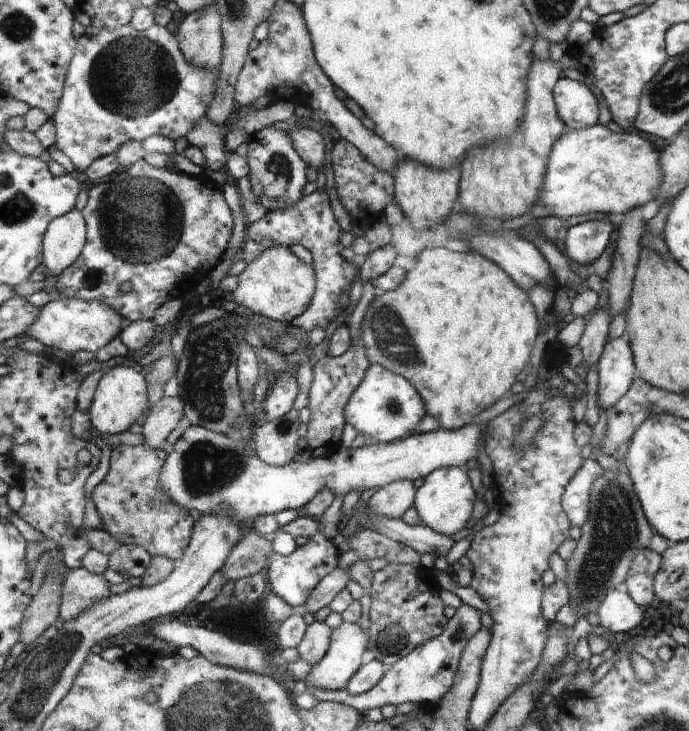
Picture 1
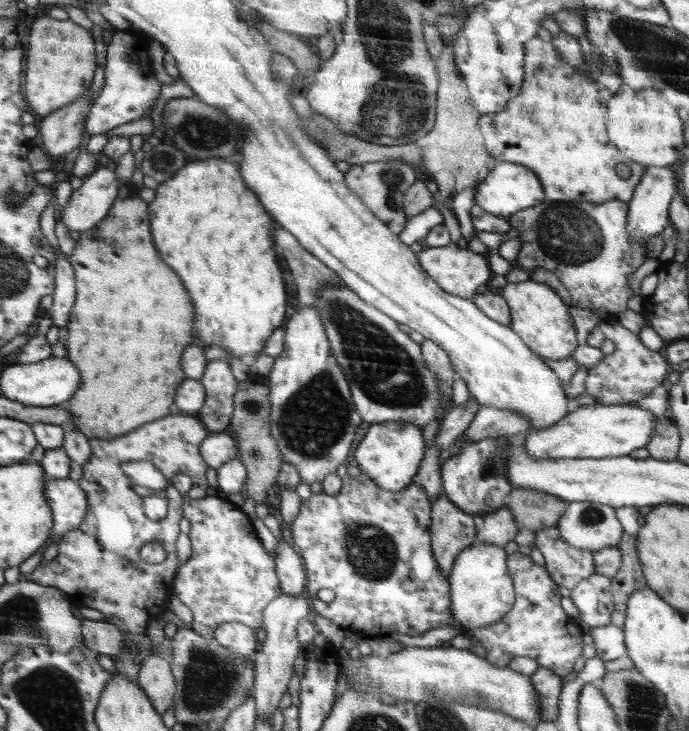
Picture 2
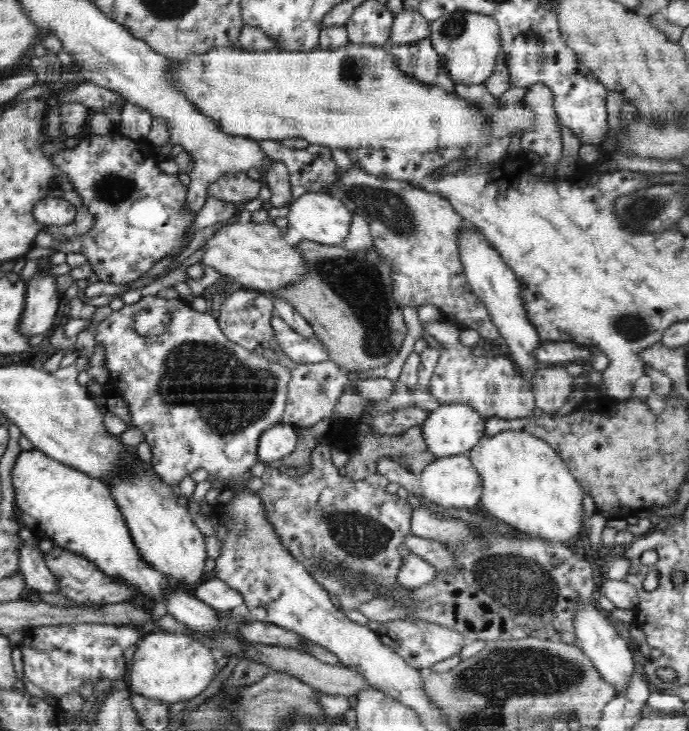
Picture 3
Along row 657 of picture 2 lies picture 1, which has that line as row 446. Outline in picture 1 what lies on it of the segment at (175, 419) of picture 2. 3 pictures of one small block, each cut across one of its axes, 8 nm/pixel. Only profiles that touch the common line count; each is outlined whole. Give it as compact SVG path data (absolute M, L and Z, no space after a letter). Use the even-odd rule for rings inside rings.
M114 443L108 473L92 495L104 528L121 545L141 546L151 557L167 556L179 561L187 552L196 522L190 513L180 514L180 508L164 500L159 478L166 456L165 451L148 446Z

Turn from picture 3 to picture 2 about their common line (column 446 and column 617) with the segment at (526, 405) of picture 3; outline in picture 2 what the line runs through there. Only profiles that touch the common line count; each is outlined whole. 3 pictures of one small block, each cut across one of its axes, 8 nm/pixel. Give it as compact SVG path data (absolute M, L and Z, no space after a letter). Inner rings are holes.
M614 319L600 323L598 330L602 330L605 338L609 338L615 344L613 354L605 355L596 366L588 370L586 375L585 392L594 396L598 403L628 405L629 402L646 398L657 386L667 384L671 364L662 352L646 353L641 338Z

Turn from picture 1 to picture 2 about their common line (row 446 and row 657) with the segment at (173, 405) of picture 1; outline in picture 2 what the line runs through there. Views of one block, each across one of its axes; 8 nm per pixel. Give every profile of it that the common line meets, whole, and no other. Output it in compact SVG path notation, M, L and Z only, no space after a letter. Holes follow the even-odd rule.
M153 654L145 658L136 680L160 713L166 712L170 706L173 706L175 677L172 665L165 659Z

